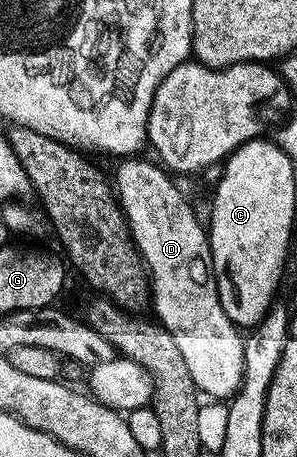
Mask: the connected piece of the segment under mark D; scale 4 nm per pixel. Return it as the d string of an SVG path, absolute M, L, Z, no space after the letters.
M128 156L124 157L122 161L120 161L118 164L120 164L119 167L115 170L115 178L113 177L113 189L115 191L115 197L119 200L119 207L123 210L123 215L127 217L127 227L131 229L131 238L133 241L135 241L135 246L139 250L139 256L143 260L143 265L146 266L147 272L149 275L149 294L150 297L153 299L153 306L155 302L155 314L154 317L157 319L159 325L164 326L166 330L168 330L171 335L173 336L173 340L175 343L177 343L177 349L181 352L181 356L185 356L185 364L189 367L189 376L193 376L193 380L195 381L195 389L196 391L202 392L204 395L207 393L206 396L208 399L211 400L230 400L234 398L235 393L239 390L239 385L241 384L243 380L243 339L244 335L240 333L240 331L237 329L234 322L231 321L231 317L227 315L225 312L225 308L221 308L221 300L219 299L219 293L217 292L217 284L215 283L215 271L211 269L211 239L209 237L208 231L205 229L204 223L203 226L201 223L199 223L199 218L197 215L195 215L195 210L193 207L190 206L189 203L187 203L187 198L185 195L182 194L181 191L179 191L179 186L177 183L174 182L176 179L172 177L170 173L162 165L156 164L154 161L146 162L145 159L141 158L143 156Z

